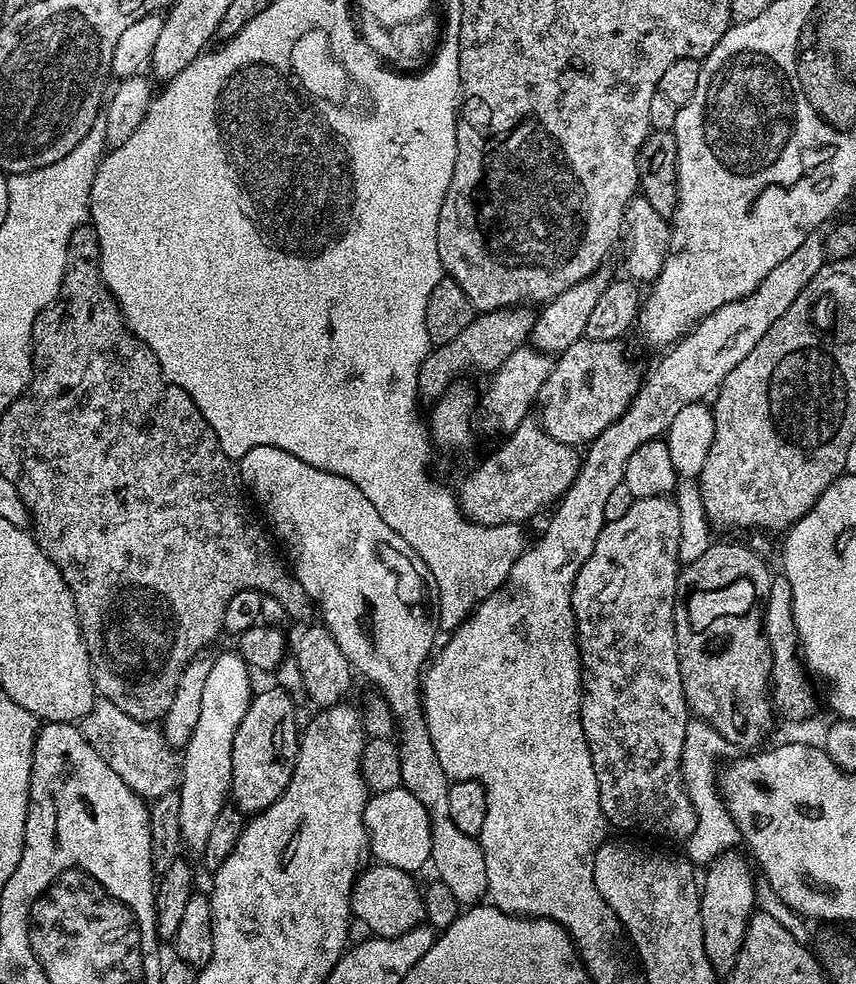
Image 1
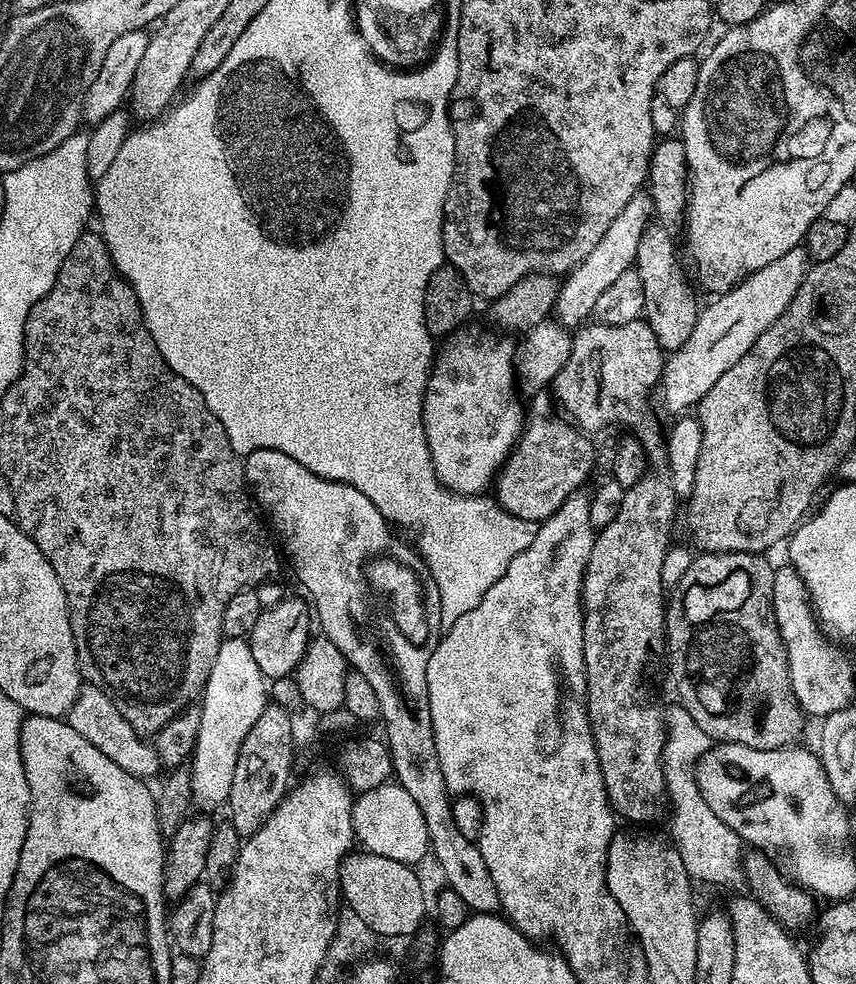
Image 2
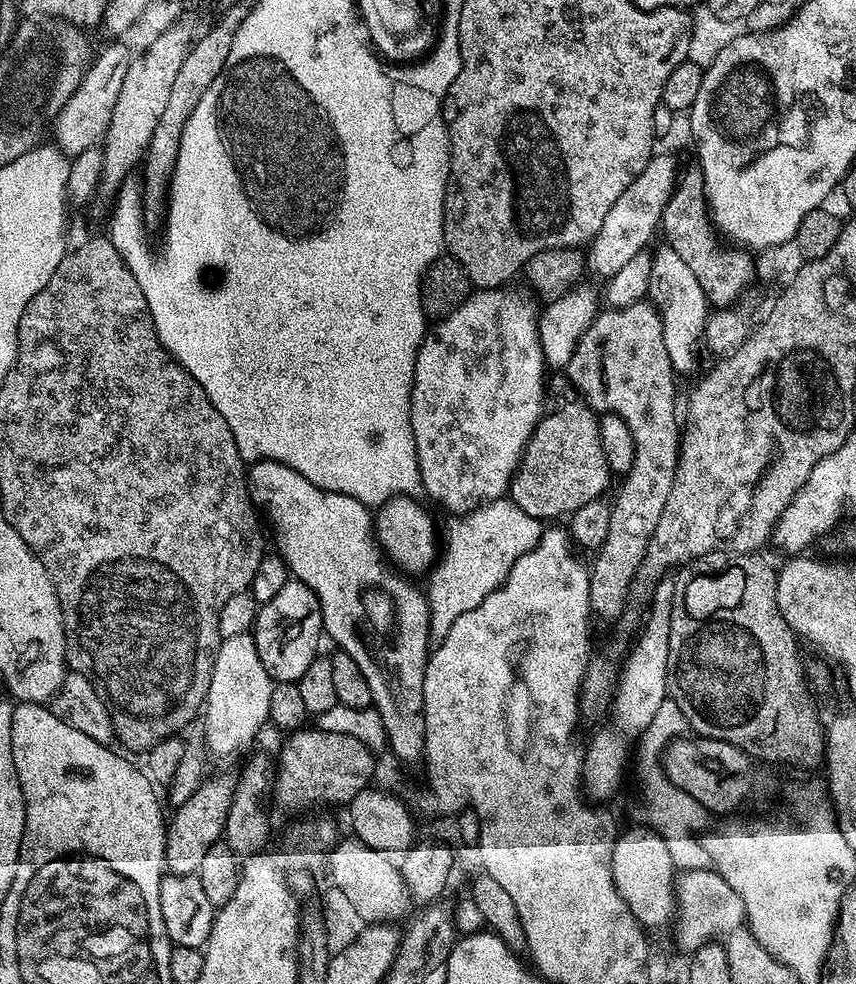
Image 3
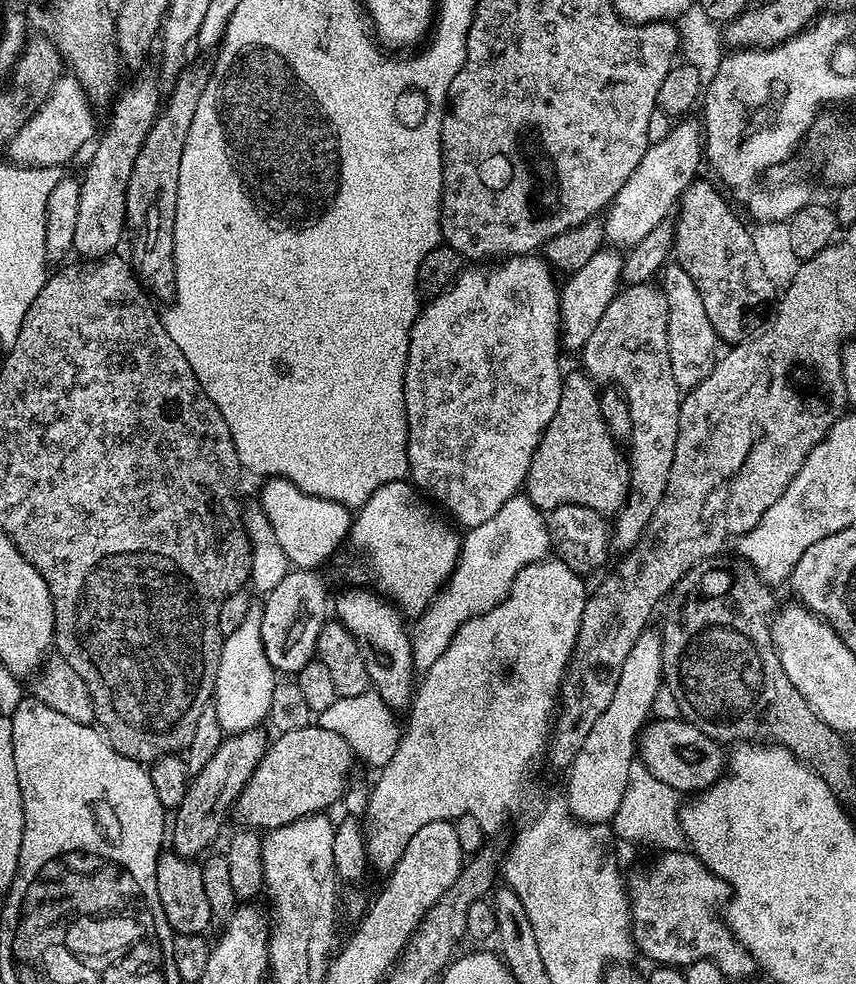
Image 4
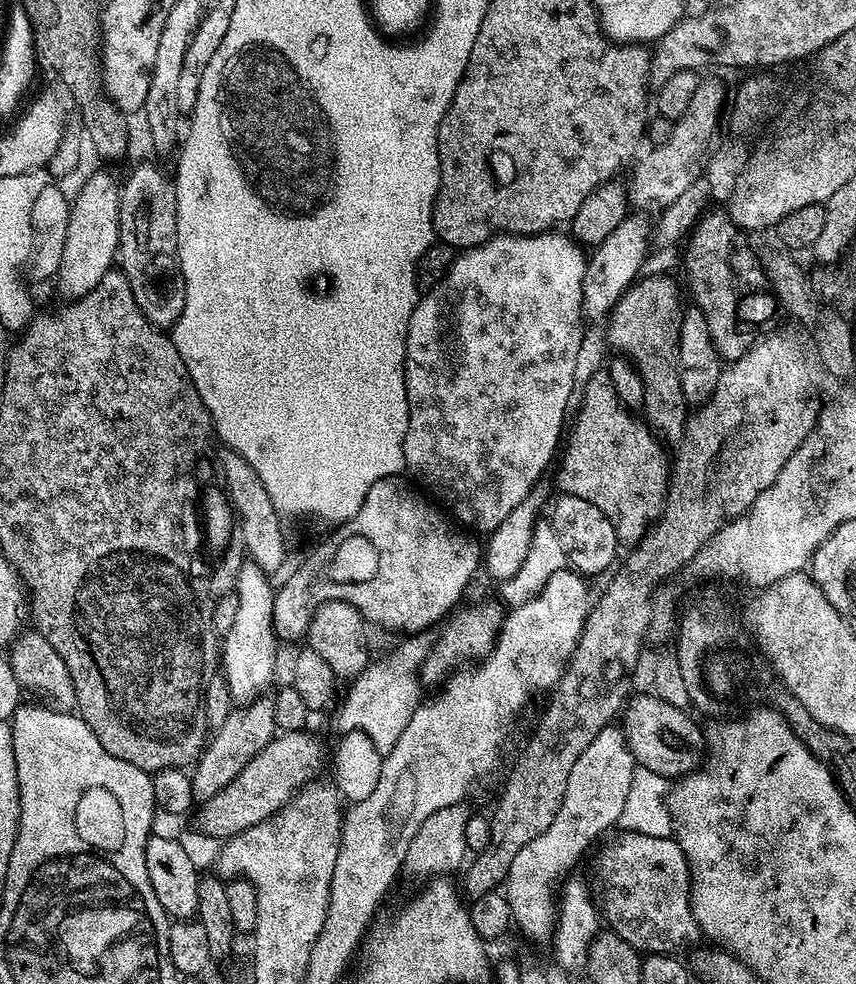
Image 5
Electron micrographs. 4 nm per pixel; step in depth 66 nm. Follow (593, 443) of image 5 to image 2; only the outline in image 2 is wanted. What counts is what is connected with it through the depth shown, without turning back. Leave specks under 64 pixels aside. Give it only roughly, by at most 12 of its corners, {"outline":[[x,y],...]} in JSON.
{"outline":[[531,397],[496,473],[495,502],[550,518],[585,487],[591,439]]}

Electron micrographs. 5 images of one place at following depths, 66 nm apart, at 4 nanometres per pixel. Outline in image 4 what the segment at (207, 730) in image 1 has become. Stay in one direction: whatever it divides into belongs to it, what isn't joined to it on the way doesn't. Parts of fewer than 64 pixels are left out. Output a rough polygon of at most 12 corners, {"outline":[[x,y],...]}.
{"outline":[[261,609],[220,645],[214,703],[224,734],[268,719],[278,672]]}

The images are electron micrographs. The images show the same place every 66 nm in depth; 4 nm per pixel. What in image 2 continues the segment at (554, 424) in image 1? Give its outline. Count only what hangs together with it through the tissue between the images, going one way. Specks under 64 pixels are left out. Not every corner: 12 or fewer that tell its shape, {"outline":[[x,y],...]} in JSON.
{"outline":[[647,319],[571,339],[554,400],[585,434],[629,424],[667,469],[648,413],[666,353]]}

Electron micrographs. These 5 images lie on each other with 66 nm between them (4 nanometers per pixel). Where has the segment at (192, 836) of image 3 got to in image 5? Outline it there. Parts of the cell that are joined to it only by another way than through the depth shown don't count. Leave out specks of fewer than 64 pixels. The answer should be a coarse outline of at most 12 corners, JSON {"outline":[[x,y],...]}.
{"outline":[[274,702],[232,710],[191,769],[194,800],[242,774],[277,732]]}

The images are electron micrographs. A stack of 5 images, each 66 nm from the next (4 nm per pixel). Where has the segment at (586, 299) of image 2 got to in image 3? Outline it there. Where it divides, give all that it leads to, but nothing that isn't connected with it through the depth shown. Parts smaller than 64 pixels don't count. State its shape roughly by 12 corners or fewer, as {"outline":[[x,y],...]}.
{"outline":[[672,156],[651,162],[614,202],[586,252],[618,274],[657,235],[676,189]]}

